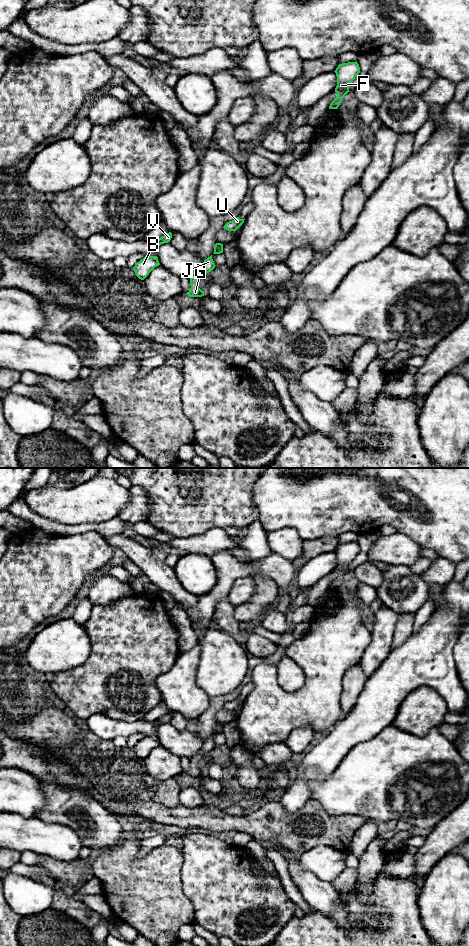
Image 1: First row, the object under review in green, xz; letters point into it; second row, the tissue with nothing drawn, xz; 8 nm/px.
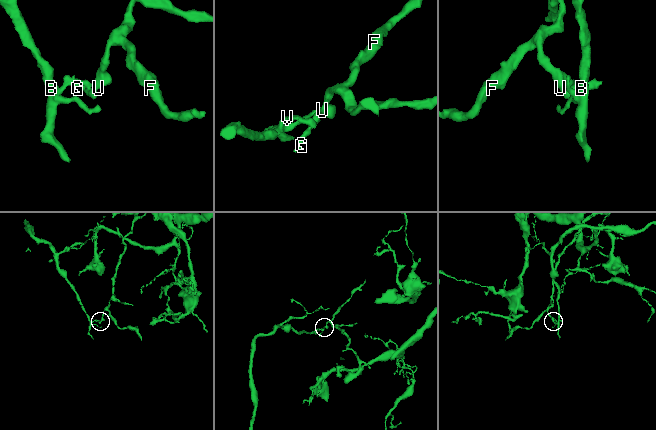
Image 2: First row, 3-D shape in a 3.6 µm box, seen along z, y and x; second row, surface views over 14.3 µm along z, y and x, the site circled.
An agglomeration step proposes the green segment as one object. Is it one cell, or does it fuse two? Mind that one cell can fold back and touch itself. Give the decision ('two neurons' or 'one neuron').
two neurons

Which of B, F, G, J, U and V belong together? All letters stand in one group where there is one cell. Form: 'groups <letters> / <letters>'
groups B V / F G J U

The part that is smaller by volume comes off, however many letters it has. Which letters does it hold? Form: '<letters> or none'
B, V

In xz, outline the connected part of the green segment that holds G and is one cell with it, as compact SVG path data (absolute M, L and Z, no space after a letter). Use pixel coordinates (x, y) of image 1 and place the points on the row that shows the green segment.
M212 255L210 257L208 257L207 259L205 259L203 262L203 266L200 269L199 273L190 278L191 288L186 293L186 295L188 295L190 297L202 297L202 296L204 296L204 291L202 291L198 287L198 281L202 277L204 277L207 273L211 272L215 268L215 266L216 265L212 259Z

